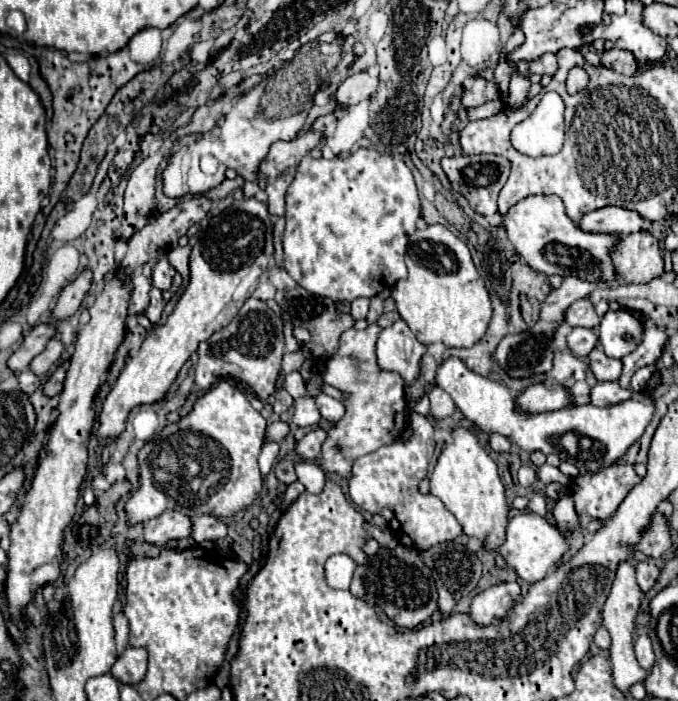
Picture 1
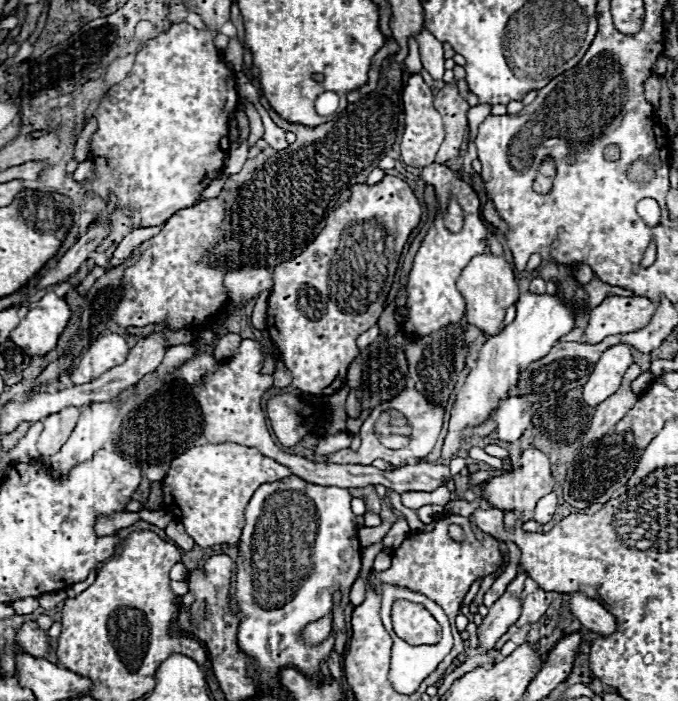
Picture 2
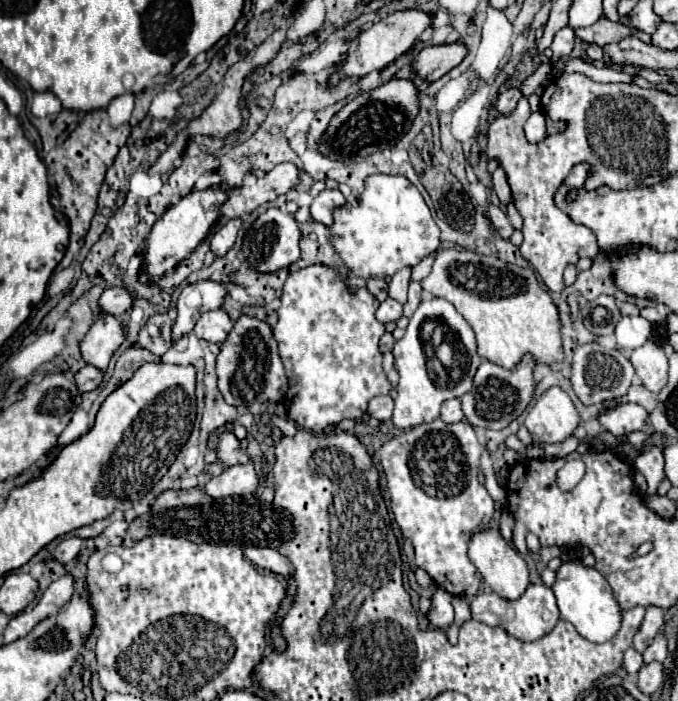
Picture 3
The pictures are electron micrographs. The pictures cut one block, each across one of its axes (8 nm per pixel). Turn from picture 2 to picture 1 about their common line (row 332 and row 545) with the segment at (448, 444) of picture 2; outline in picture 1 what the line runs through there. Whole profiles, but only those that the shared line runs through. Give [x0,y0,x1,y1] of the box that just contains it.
[498,512,568,584]

